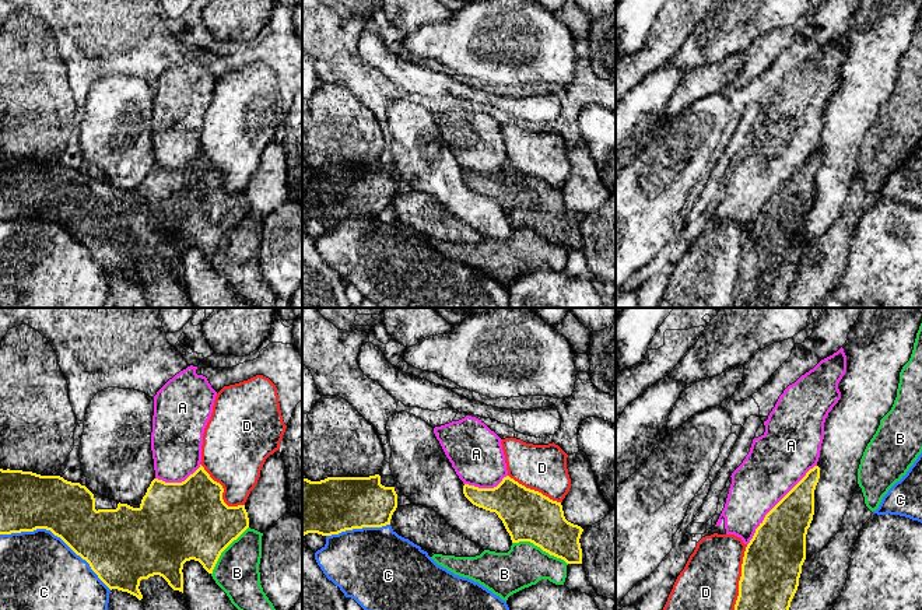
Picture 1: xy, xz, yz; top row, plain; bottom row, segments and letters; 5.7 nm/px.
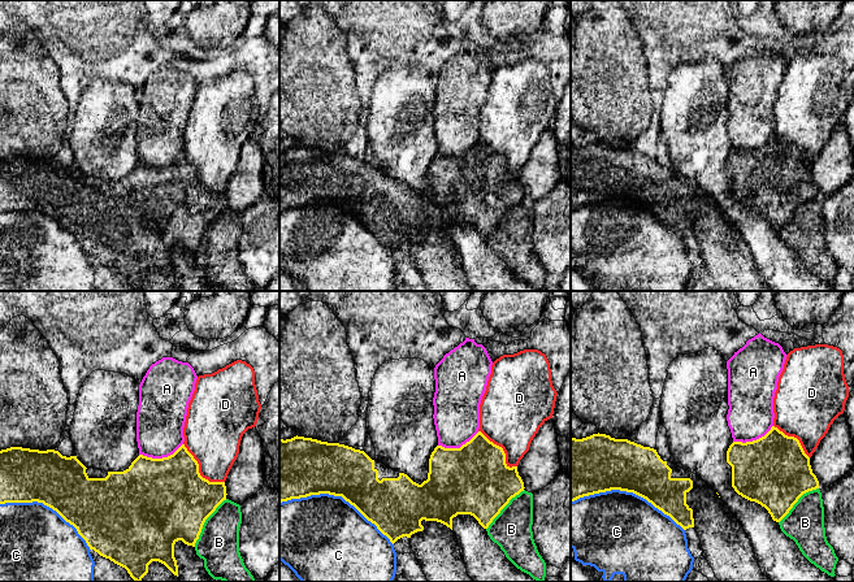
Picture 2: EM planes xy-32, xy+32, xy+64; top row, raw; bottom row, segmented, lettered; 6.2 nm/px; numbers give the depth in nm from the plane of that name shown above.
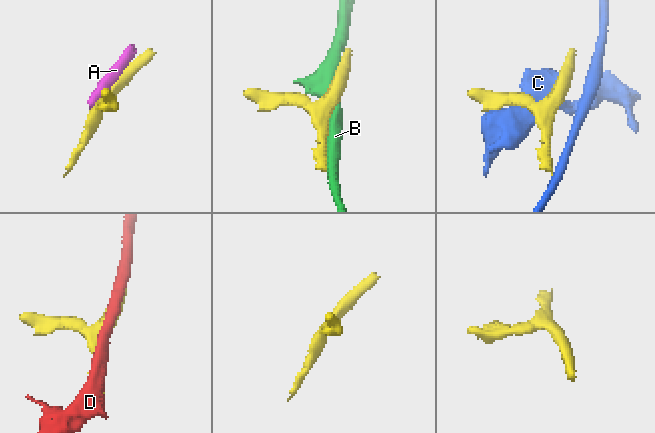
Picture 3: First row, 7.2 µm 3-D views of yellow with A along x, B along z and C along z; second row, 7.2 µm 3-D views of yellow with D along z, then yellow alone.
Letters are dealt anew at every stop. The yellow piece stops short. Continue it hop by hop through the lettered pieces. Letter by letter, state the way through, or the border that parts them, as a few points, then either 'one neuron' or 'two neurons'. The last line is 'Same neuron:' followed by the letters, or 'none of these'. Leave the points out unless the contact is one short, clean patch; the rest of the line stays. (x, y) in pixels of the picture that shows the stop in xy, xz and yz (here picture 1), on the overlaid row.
A: two neurons
B: two neurons
C: two neurons
D: two neurons
Same neuron: none of these

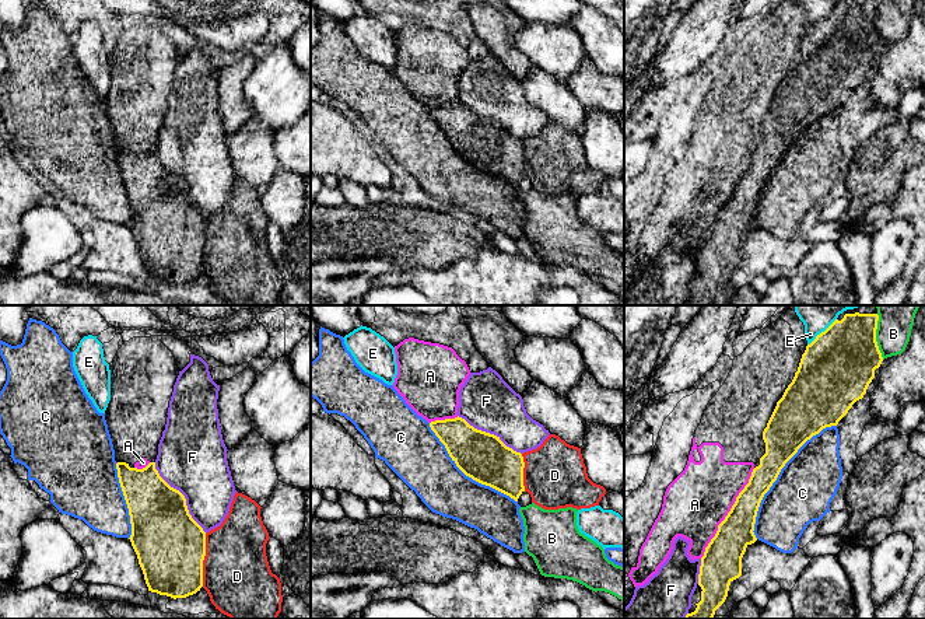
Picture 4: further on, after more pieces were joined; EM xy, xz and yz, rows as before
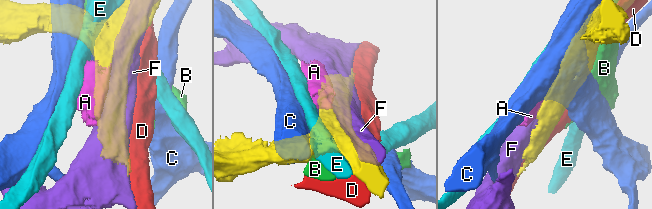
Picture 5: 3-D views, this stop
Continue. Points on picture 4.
A: two neurons
B: two neurons
C: two neurons
D: two neurons
E: two neurons
F: two neurons
Same neuron: none of these

